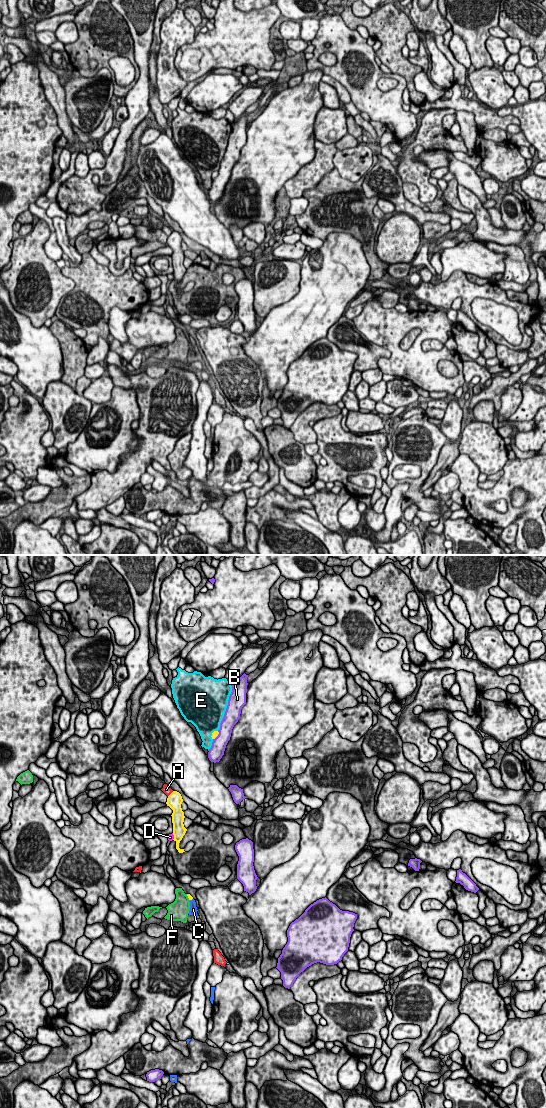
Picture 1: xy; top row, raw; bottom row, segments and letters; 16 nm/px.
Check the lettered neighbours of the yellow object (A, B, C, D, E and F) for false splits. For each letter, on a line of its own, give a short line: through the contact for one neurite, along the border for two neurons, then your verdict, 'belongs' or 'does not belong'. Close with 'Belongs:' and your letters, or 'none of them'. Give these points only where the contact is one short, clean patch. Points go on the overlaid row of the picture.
A: does not belong
B: does not belong
C: line xy (190, 897), (190, 899), (193, 909); belongs
D: does not belong
E: does not belong
F: does not belong
Belongs: C

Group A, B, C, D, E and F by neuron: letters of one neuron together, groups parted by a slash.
A / B / C / D / E / F

